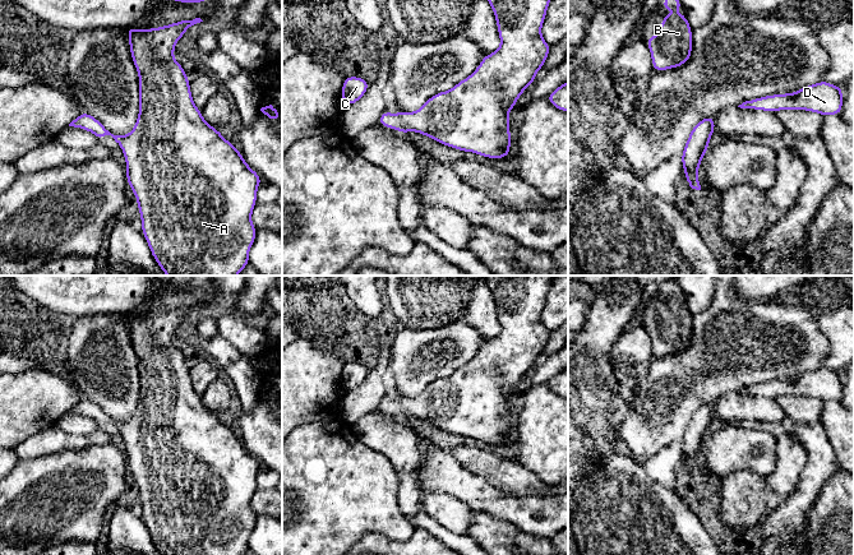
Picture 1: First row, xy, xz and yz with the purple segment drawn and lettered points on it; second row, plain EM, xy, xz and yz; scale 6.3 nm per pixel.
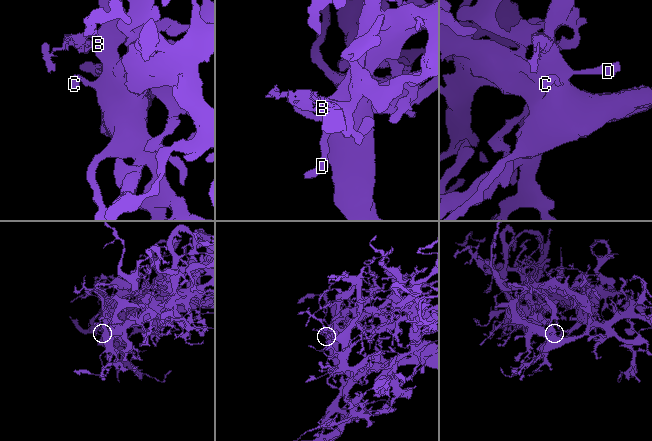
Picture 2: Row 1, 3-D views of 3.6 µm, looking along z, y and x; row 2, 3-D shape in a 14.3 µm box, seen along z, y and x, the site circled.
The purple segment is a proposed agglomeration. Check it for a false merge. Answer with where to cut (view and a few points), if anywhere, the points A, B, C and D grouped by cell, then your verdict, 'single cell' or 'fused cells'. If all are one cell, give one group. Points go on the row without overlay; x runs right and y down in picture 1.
no cut | A B C D | single cell

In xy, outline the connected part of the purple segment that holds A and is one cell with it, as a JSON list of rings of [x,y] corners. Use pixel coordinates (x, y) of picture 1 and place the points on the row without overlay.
[[[195,304],[160,314],[125,314],[139,361],[139,399],[134,415],[128,421],[111,420],[96,403],[84,397],[69,412],[88,416],[98,426],[111,421],[123,434],[126,466],[138,487],[142,518],[161,555],[244,555],[249,550],[249,536],[257,522],[251,498],[257,490],[257,475],[263,466],[248,452],[240,436],[225,425],[220,416],[206,408],[193,387],[184,353],[174,344],[176,328],[189,313],[200,307],[200,304]]]

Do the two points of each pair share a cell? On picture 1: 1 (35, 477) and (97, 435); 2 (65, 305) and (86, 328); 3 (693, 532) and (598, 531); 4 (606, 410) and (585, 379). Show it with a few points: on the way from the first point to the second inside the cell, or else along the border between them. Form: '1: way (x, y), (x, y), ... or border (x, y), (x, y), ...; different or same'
1: border (104, 443), (78, 449), (59, 449), (45, 456); different
2: border (106, 313), (81, 315), (75, 319); different
3: way (669, 532), (622, 531); same
4: way (599, 402), (585, 387); same

